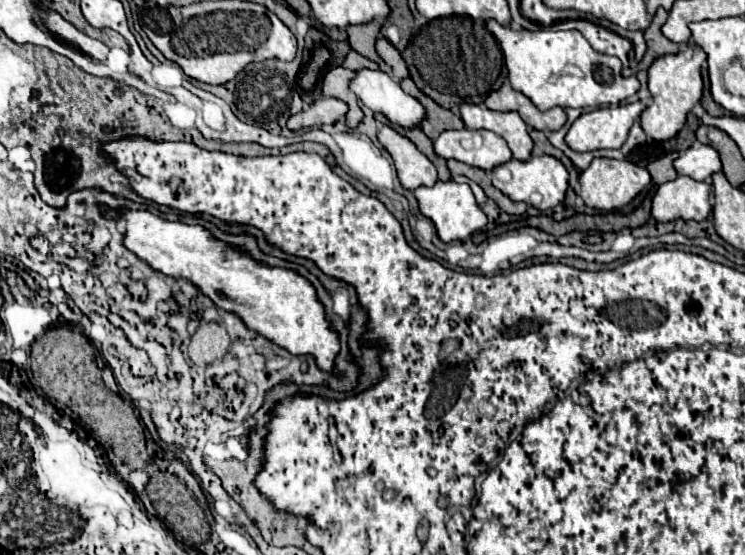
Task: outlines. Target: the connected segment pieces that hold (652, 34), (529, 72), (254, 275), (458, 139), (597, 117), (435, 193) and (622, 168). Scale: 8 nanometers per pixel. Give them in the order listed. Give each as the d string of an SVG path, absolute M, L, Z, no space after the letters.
M660 7L650 23L650 27L644 31L644 37L646 37L646 43L648 43L648 49L646 49L646 55L642 59L642 63L638 65L638 69L648 69L652 65L654 59L662 57L662 55L668 55L668 53L678 53L678 45L672 43L670 39L666 39L662 35L662 25L666 23L666 17L668 13Z
M496 21L486 23L490 33L498 39L512 89L524 93L540 111L552 107L600 107L618 105L640 89L636 77L622 77L622 63L618 57L596 53L578 31L538 29L534 33L514 31Z
M126 211L122 213L122 221L126 223L124 245L152 269L192 281L218 307L238 313L248 329L262 333L292 355L314 355L322 371L332 369L332 359L340 351L338 335L330 331L330 323L324 317L324 307L316 299L314 287L304 277L296 275L296 271L270 269L256 263L250 255L212 239L200 225L164 221L148 211Z
M446 131L434 143L436 155L444 159L456 159L466 165L492 171L498 165L504 165L512 159L508 143L490 131Z
M640 101L596 109L582 113L566 135L566 143L574 151L596 151L596 149L620 149L628 137L630 127L644 111Z
M438 181L432 187L418 187L414 191L414 195L418 199L420 213L434 223L436 233L438 233L438 237L444 243L462 241L462 239L470 237L472 233L476 233L476 231L486 227L488 219L486 219L484 211L478 207L472 189L466 183L456 183L456 181L446 181L444 183L444 181Z
M598 157L592 161L592 165L580 175L580 195L586 201L588 207L614 211L624 205L628 205L638 193L642 193L652 183L650 173L644 167L638 167L630 161L616 161Z

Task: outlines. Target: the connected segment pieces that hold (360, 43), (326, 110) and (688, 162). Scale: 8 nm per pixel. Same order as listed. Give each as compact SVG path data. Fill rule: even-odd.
M370 21L370 25L350 25L346 27L346 33L348 33L348 41L350 41L350 47L354 51L358 51L360 55L364 55L366 59L374 61L380 65L380 69L384 73L392 73L392 69L378 57L376 49L374 49L374 43L376 43L376 37L380 33L380 23L378 21Z
M322 97L314 101L306 111L300 111L288 119L288 129L290 131L300 131L306 127L318 127L324 123L334 123L340 117L344 117L348 111L348 105L340 99L332 97Z
M696 145L674 161L674 169L678 171L678 175L688 175L694 181L706 181L710 179L710 175L722 169L722 163L714 147Z

